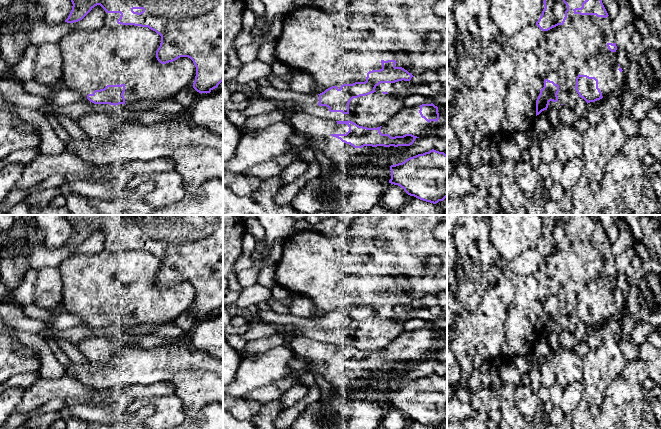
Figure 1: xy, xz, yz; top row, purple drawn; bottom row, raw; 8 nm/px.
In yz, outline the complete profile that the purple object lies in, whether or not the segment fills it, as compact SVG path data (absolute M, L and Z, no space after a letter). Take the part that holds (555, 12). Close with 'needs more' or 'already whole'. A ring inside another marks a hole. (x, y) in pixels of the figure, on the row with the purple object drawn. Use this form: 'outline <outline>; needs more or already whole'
outline M544 0L544 9L536 25L542 31L548 31L558 25L563 25L569 5L565 0Z; already whole

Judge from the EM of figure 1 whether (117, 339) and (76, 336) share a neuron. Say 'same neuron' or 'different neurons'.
same neuron

